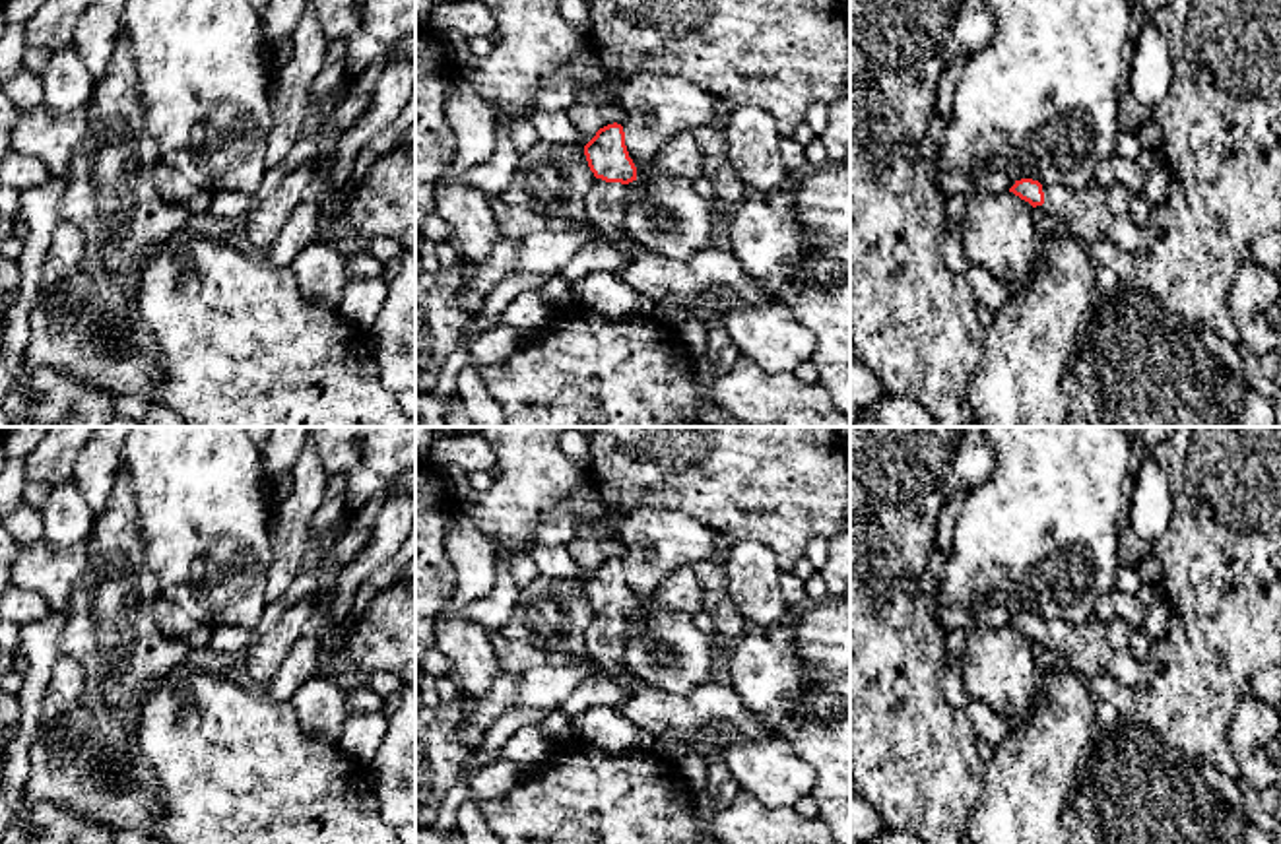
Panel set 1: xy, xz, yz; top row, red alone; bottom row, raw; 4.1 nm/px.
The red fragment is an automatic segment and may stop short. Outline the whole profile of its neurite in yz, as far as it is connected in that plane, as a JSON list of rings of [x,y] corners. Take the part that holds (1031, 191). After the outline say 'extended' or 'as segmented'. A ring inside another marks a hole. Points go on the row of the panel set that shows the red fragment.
[[[1033,179],[1015,180],[1009,188],[1033,208],[1042,206],[1048,215],[1066,223],[1066,231],[1087,248],[1102,239],[1110,239],[1120,248],[1139,248],[1147,235],[1130,217],[1112,211],[1106,188],[1095,180],[1083,188],[1066,184],[1040,184]]]; extended

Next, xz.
[[[613,122],[596,132],[584,146],[596,180],[586,198],[586,223],[619,243],[633,239],[627,225],[627,184],[637,180],[637,167],[625,146],[623,126]]]; extended

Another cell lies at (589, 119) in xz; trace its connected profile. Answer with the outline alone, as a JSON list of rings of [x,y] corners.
[[[575,103],[569,107],[567,114],[571,116],[573,124],[580,134],[578,146],[582,147],[596,136],[600,128],[613,122],[621,124],[625,118],[621,109],[613,103],[604,105]]]

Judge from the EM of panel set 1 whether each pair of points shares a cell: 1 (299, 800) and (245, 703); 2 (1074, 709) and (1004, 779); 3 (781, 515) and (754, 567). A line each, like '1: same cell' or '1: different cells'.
1: same cell
2: same cell
3: different cells

